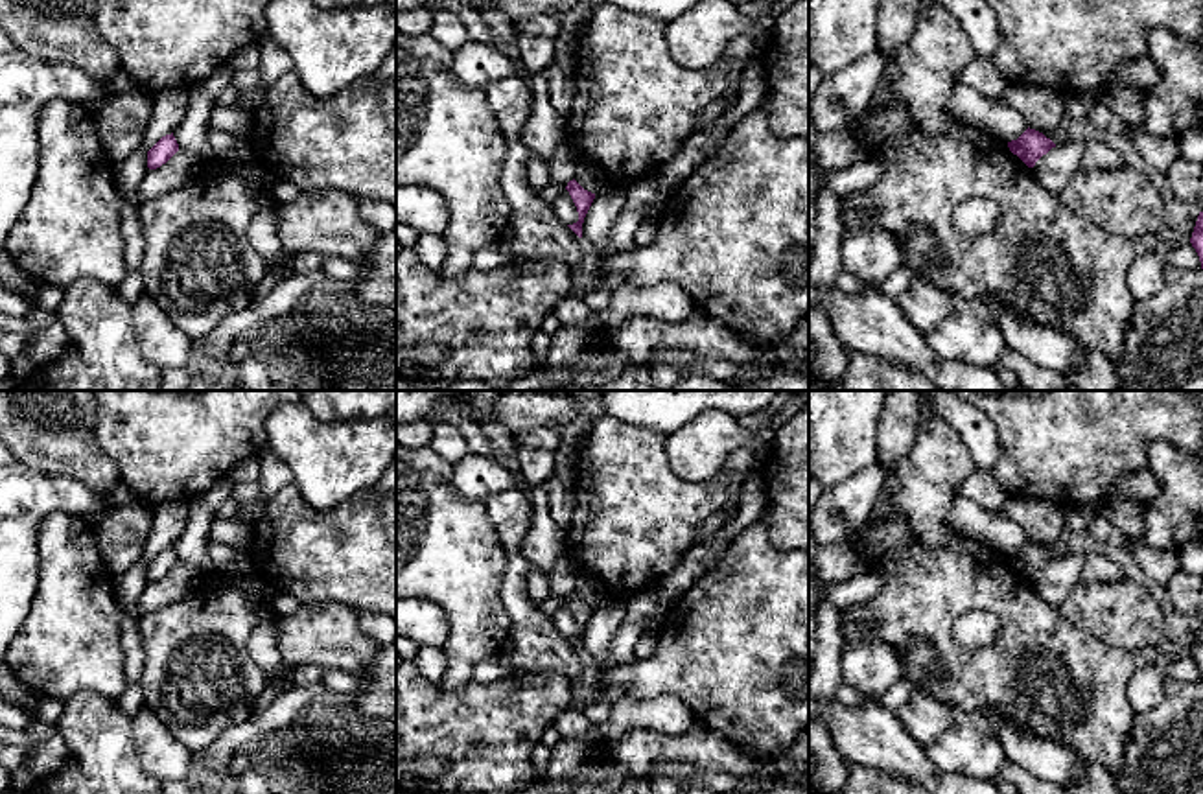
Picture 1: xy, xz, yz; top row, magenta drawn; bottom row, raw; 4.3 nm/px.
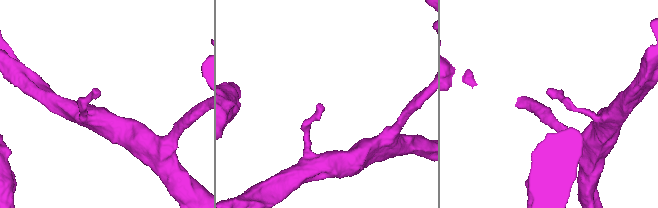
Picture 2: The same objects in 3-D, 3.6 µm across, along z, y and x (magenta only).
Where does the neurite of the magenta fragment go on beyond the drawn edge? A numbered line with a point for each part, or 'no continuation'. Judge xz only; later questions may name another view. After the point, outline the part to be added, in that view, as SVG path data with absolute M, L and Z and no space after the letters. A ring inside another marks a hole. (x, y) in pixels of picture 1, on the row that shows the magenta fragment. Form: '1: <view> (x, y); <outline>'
no continuation

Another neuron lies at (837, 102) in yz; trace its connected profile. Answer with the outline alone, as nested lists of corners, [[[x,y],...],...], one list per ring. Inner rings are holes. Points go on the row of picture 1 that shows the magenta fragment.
[[[877,46],[818,87],[811,96],[811,112],[820,134],[846,129],[868,109],[888,57],[890,53]]]

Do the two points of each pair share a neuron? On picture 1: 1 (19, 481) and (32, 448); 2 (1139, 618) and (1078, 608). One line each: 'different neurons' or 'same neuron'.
1: different neurons
2: same neuron

